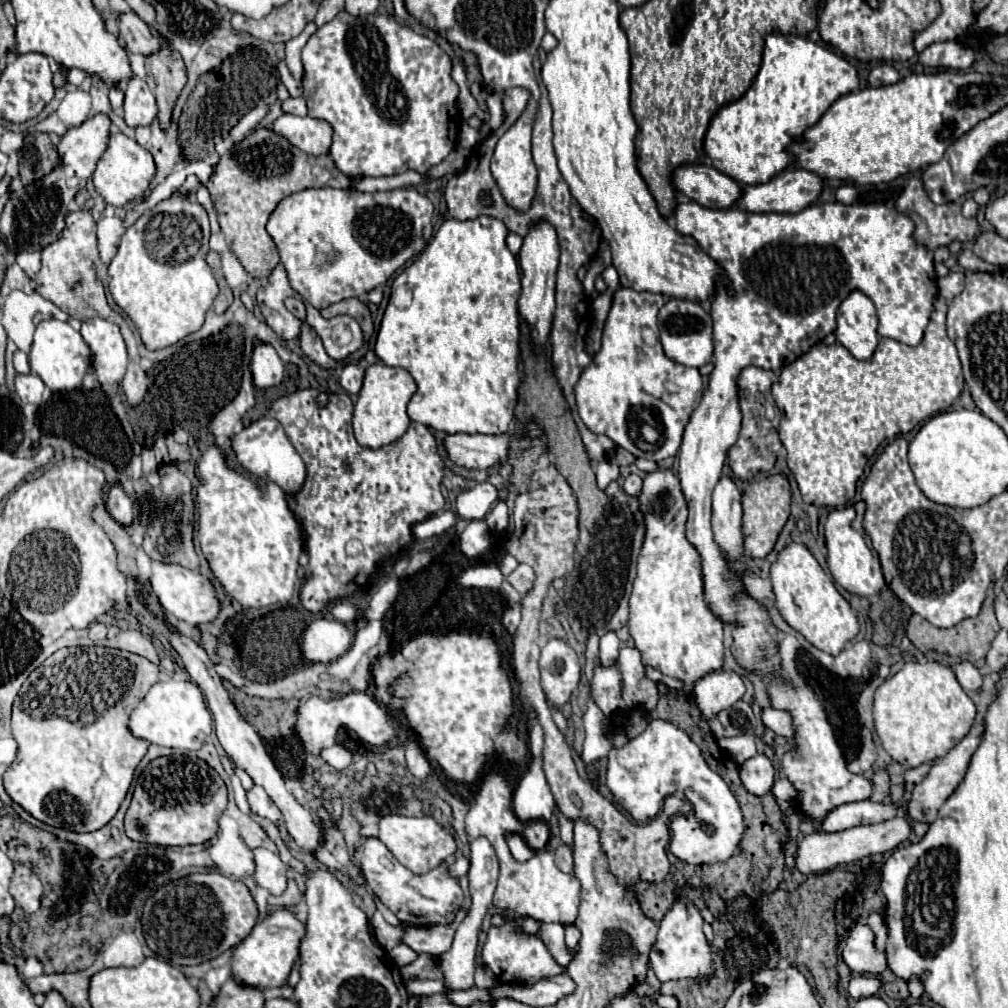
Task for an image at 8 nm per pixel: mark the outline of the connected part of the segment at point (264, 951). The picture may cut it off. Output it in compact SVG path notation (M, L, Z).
M286 908L276 910L274 914L260 920L250 936L236 946L232 956L232 972L238 982L246 986L254 986L260 990L266 990L270 986L284 986L292 966L294 958L298 958L298 948L302 938L306 936L306 926Z

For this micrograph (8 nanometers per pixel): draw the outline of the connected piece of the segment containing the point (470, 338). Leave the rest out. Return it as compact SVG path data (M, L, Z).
M478 216L474 220L446 220L434 238L426 244L424 252L418 254L396 278L392 284L392 296L390 302L384 310L384 318L376 336L374 344L374 354L378 360L382 360L386 366L400 366L408 370L408 374L416 382L416 392L408 402L408 416L414 422L420 422L424 426L430 426L434 430L442 430L448 434L456 432L466 432L466 434L502 434L508 430L510 422L514 420L514 410L516 410L516 400L518 400L518 384L520 384L520 372L518 372L518 338L520 338L520 320L518 320L518 296L520 296L520 270L516 256L508 250L506 246L506 236L508 228L504 226L502 220L490 218L490 216Z

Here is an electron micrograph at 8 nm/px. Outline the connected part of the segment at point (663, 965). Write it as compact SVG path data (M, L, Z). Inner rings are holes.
M688 886L682 888L676 896L672 908L660 920L656 942L650 950L650 966L656 972L660 982L678 980L678 978L706 978L712 974L712 948L702 932L702 914L700 910L706 908L706 900L700 888Z

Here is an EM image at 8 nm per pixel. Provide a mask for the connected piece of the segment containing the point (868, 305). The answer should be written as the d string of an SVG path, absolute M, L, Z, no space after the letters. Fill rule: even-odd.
M852 290L836 312L834 334L838 342L846 346L856 360L868 360L878 344L876 326L878 318L874 304L864 292Z

